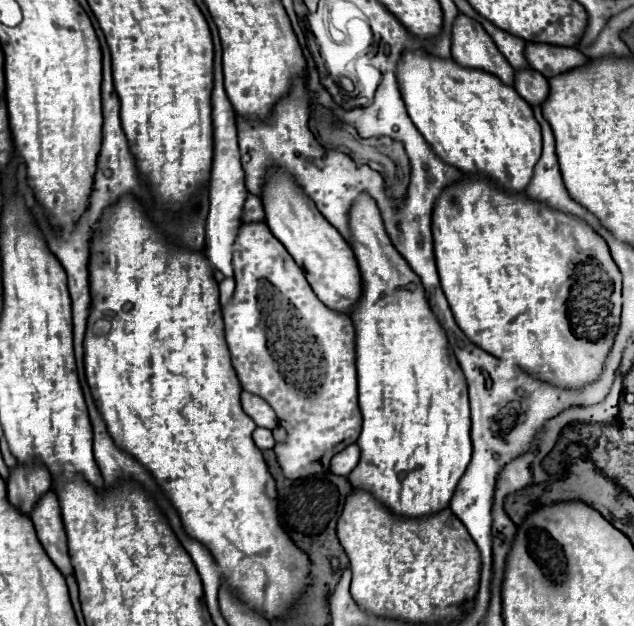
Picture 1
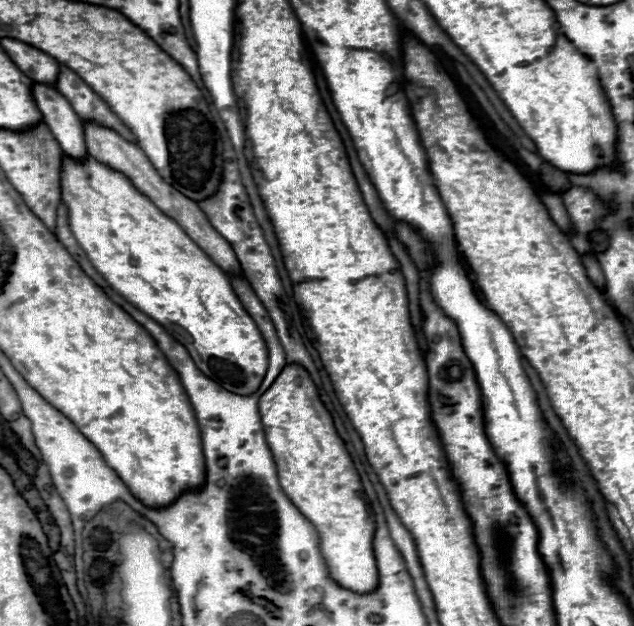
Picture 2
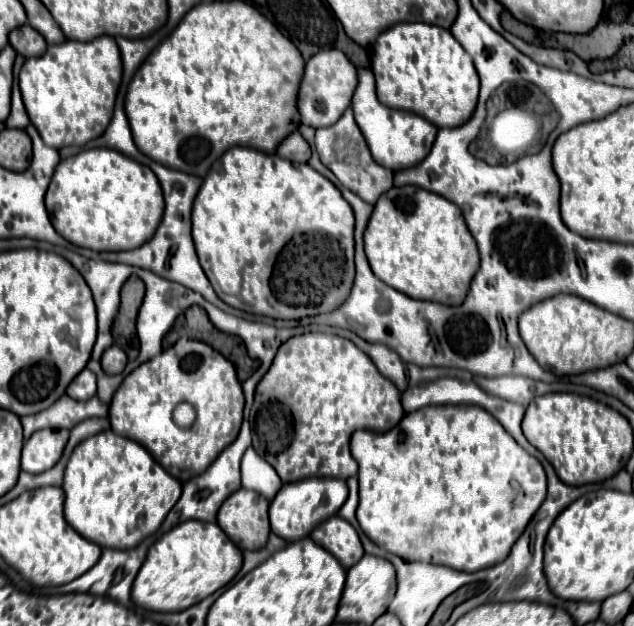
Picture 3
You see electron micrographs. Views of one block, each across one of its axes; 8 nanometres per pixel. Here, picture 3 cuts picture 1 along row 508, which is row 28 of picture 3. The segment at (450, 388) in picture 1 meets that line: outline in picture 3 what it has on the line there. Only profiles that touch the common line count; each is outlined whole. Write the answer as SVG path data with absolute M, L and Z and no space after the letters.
M404 22L382 32L372 48L372 72L378 100L396 110L406 110L432 122L436 128L462 126L478 102L478 74L472 58L454 36L422 22Z

